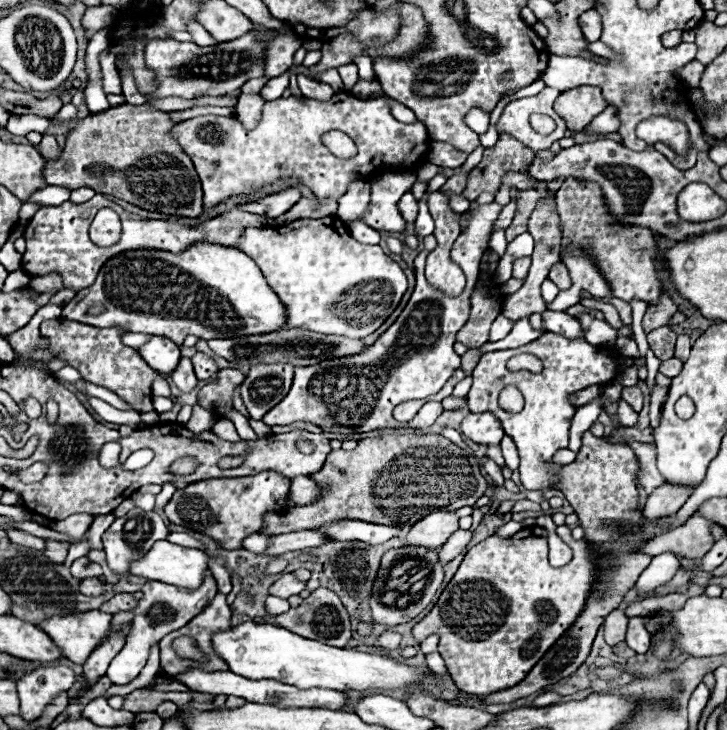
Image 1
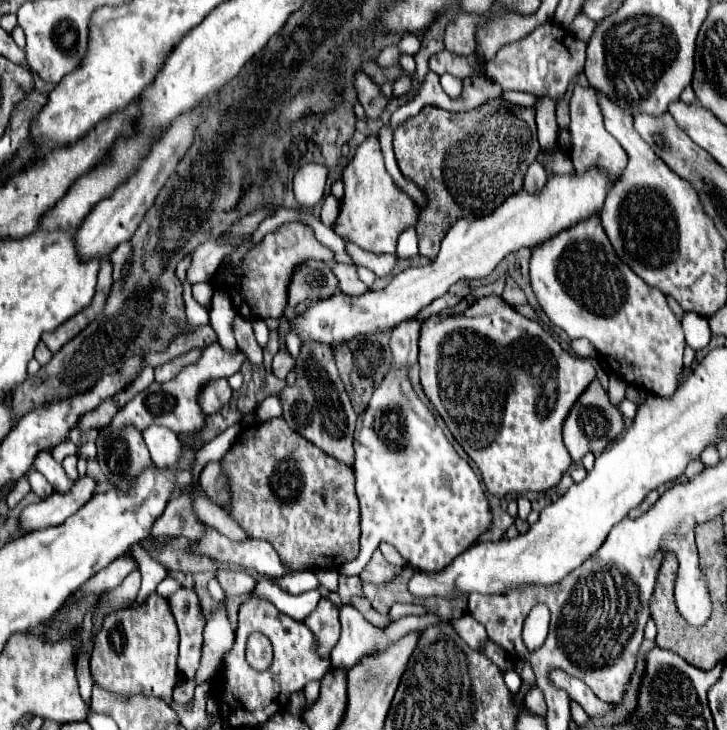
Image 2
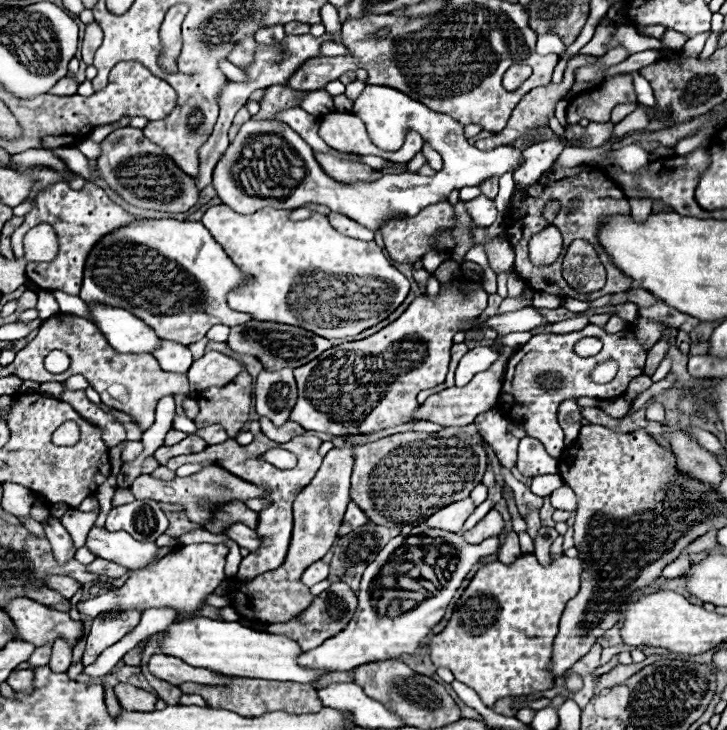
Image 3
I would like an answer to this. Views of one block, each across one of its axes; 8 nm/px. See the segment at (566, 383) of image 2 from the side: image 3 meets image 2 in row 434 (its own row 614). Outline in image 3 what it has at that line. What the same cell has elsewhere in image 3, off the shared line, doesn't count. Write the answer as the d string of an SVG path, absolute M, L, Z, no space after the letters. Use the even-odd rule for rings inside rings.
M524 554L520 556L514 564L506 566L502 562L490 562L486 566L482 566L476 576L472 578L470 586L464 590L462 598L458 600L456 604L456 610L448 622L448 626L444 628L444 632L436 634L430 642L430 658L434 662L436 668L448 668L456 680L468 684L470 688L474 688L478 692L478 696L482 698L482 702L488 706L488 708L494 708L495 702L498 698L504 698L504 696L526 696L526 694L534 694L534 692L540 692L540 690L548 690L554 686L554 674L550 672L550 664L552 664L552 642L554 642L554 636L558 632L558 622L560 622L560 616L562 616L562 610L566 608L566 602L572 600L576 594L578 594L578 588L580 588L580 572L582 572L582 562L578 558L568 558L568 556L560 556L558 560L552 560L550 566L542 566L534 554Z

